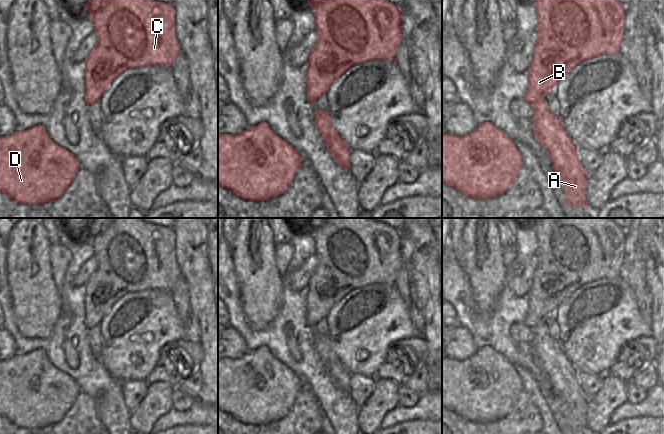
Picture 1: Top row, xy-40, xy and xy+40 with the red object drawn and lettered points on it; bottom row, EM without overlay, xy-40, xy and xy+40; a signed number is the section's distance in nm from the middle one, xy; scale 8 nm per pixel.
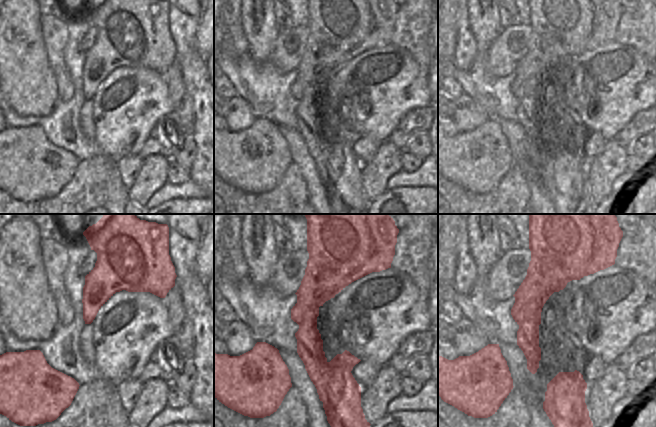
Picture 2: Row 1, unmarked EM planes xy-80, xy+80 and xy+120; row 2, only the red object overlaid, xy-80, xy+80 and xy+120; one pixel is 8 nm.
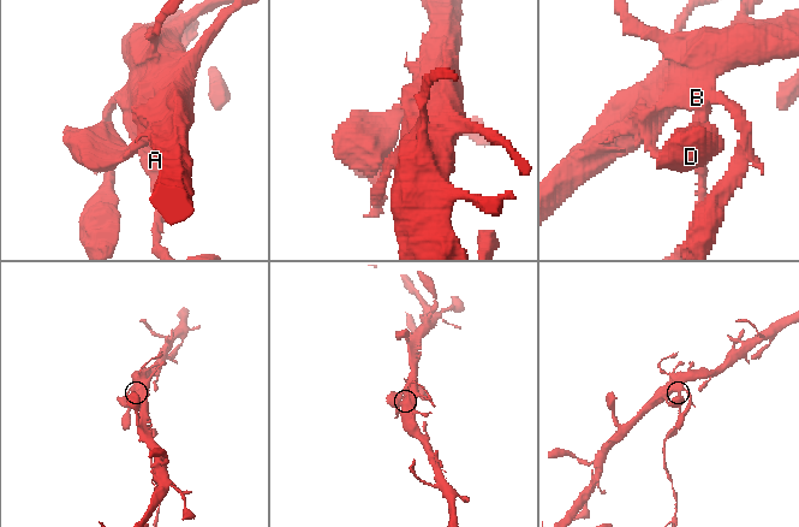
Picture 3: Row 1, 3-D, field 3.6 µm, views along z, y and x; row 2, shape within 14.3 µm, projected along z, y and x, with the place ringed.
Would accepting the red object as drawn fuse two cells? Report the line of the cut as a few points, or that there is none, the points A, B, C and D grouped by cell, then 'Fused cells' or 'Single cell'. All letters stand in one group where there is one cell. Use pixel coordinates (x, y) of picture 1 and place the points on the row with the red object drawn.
Split along xy+40 (542, 97), (532, 106). Groups: A / B C D. Fused cells.

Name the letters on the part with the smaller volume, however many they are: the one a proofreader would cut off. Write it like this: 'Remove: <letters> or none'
Remove: A

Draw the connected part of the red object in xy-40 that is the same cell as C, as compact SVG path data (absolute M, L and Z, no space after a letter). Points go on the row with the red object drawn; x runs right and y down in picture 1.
M89 0L84 5L93 23L97 43L85 61L85 101L88 106L99 102L111 83L128 68L142 66L171 66L181 52L175 35L175 9L173 4L156 0Z

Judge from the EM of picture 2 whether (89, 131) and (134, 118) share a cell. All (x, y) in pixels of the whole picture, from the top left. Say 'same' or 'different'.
different

